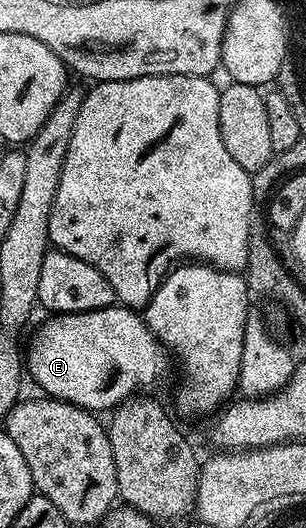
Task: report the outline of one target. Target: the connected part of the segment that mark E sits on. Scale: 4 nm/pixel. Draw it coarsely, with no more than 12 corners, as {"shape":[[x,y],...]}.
{"shape":[[120,303],[33,333],[42,394],[112,411],[149,391],[167,351]]}

